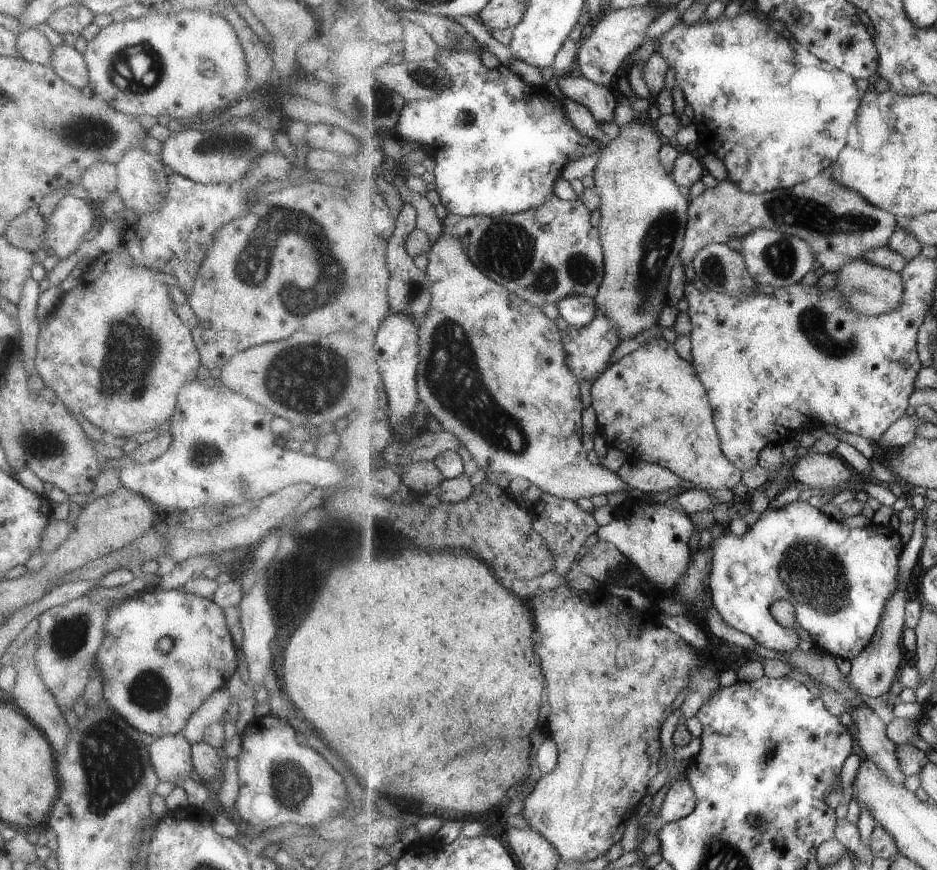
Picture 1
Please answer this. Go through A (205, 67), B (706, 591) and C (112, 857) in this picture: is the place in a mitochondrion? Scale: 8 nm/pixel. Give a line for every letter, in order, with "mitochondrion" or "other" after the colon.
A: other
B: other
C: other

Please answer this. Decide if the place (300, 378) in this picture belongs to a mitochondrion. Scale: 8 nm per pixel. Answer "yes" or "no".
yes

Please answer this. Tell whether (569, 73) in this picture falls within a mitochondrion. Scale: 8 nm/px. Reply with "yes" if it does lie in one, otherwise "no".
no

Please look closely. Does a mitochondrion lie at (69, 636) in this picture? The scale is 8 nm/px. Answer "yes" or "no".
yes

